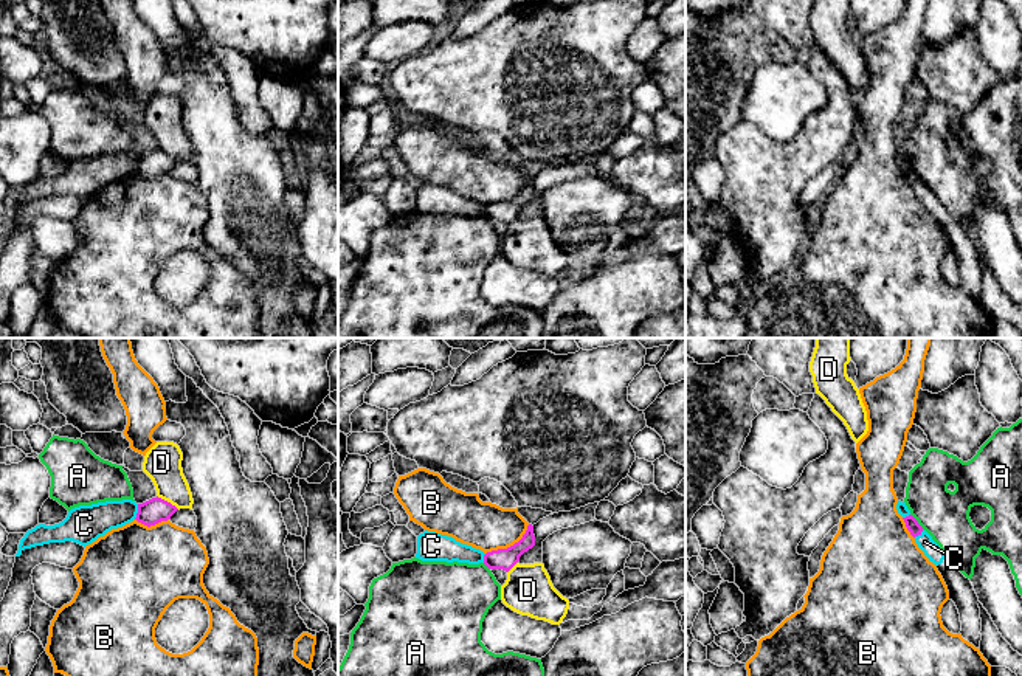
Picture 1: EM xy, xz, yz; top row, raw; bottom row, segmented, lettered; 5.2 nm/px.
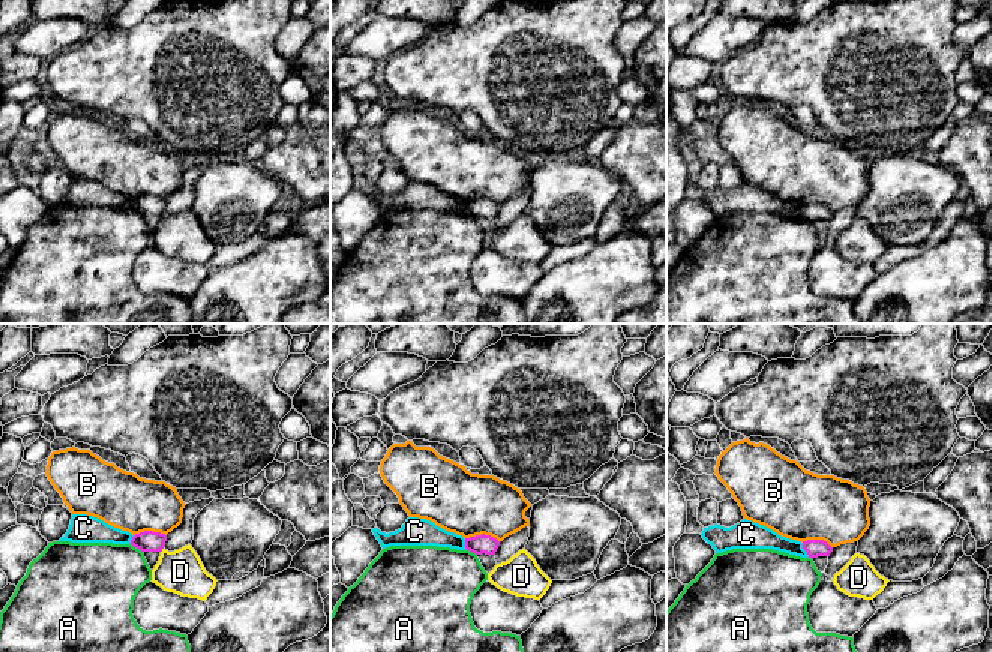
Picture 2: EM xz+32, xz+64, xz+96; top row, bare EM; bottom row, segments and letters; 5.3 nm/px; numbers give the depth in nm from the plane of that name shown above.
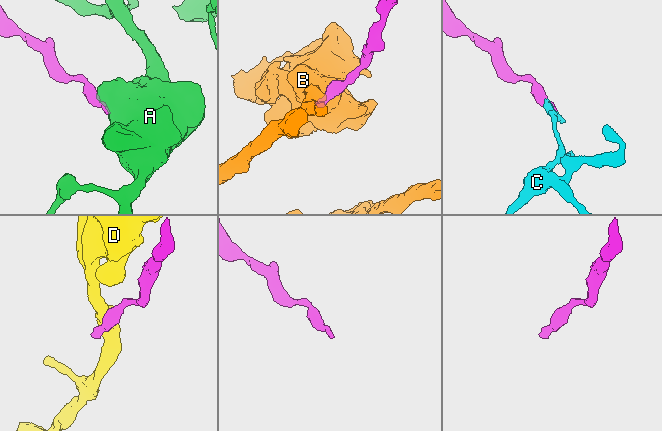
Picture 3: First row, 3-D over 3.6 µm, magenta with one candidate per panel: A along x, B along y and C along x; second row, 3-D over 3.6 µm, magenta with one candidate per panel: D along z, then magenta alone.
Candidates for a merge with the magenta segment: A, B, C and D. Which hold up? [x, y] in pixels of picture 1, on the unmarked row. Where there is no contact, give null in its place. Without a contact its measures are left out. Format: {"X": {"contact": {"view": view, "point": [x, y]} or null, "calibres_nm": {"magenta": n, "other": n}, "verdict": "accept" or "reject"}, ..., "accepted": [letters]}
{"A": {"contact": {"view": "yz", "point": [917, 174]}, "calibres_nm": {"magenta": 70, "other": 260}, "verdict": "reject"}, "B": {"contact": {"view": "xz", "point": [510, 199]}, "calibres_nm": {"magenta": 110, "other": 240}, "verdict": "reject"}, "C": {"contact": {"view": "xy", "point": [138, 165]}, "calibres_nm": {"magenta": 130, "other": 180}, "verdict": "accept"}, "D": {"contact": {"view": "xy", "point": [166, 154]}, "calibres_nm": {"magenta": 130, "other": 190}, "verdict": "reject"}, "accepted": ["C"]}

